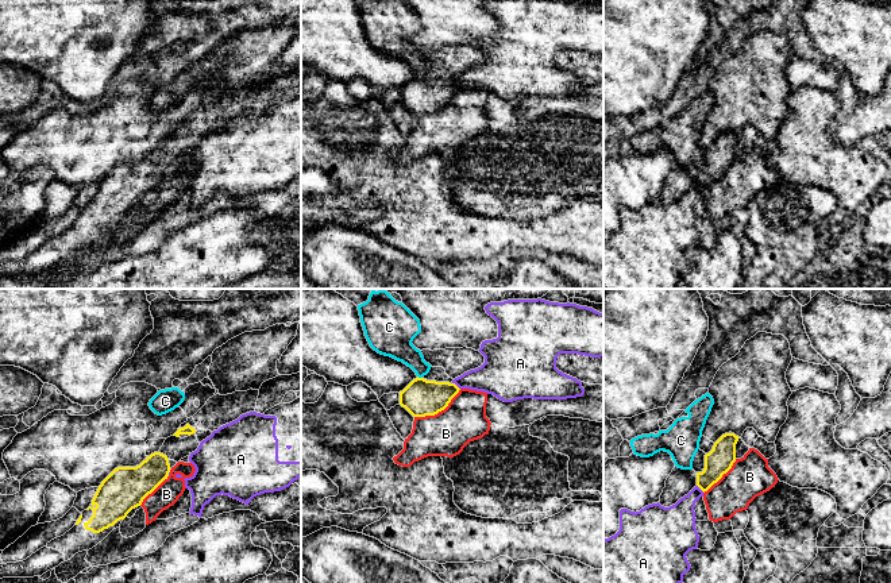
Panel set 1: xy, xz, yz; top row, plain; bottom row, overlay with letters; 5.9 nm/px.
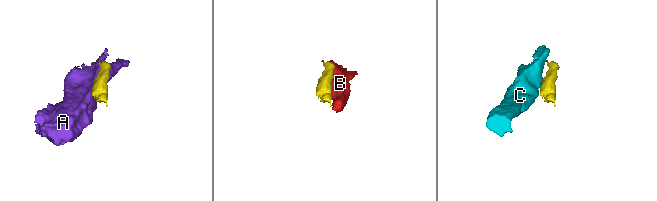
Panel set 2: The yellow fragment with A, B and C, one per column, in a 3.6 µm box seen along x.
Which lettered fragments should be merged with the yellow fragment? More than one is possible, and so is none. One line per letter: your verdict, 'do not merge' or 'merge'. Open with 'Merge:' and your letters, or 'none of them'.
Merge: none of them
A: do not merge
B: do not merge
C: do not merge

